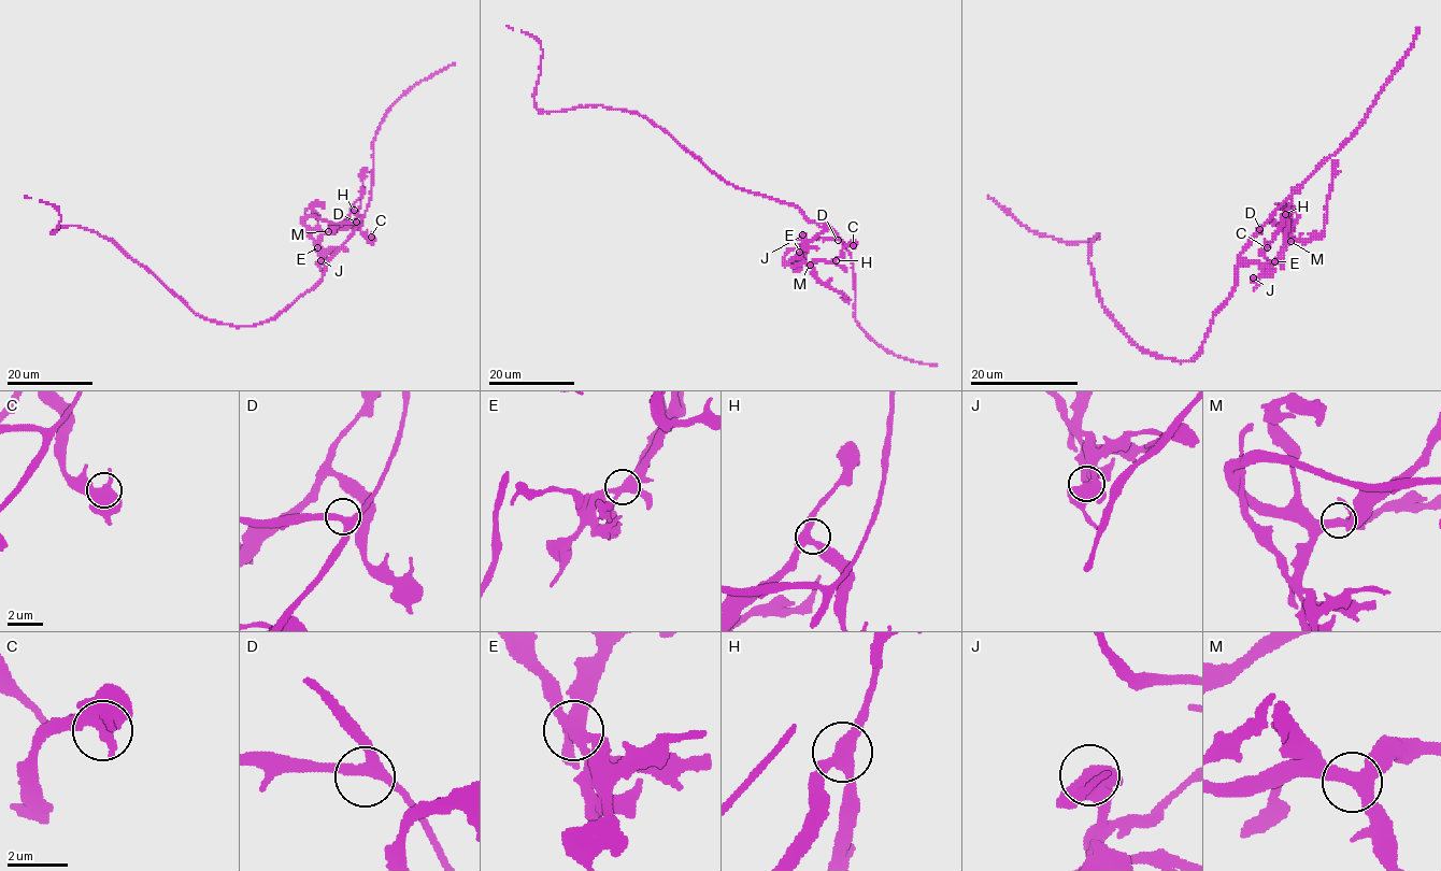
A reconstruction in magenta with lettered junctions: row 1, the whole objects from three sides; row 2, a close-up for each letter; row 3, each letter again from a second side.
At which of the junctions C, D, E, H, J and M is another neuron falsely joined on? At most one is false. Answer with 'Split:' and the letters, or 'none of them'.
Split: E

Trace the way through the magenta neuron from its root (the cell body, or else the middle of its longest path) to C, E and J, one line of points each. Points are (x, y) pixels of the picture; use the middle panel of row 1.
C: (746, 190), (794, 203), (837, 233), (798, 243), (784, 257), (787, 265), (832, 261), (853, 245)
E: (746, 190), (794, 203), (809, 220), (825, 223), (838, 236), (798, 243), (784, 261), (799, 252)
J: (746, 190), (794, 203), (838, 238), (798, 243), (785, 262), (802, 247), (802, 234)

